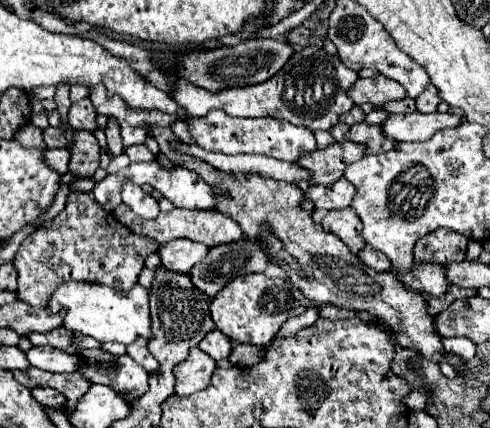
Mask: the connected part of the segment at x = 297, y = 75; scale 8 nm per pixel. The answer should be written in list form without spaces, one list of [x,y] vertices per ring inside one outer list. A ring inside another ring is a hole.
[[[308,46],[308,48],[302,48],[300,52],[294,52],[290,60],[282,66],[282,70],[262,84],[210,92],[206,88],[196,88],[196,84],[180,76],[176,78],[174,90],[170,92],[170,96],[172,98],[176,96],[180,108],[184,110],[188,118],[206,116],[210,110],[218,108],[226,112],[228,116],[238,116],[238,118],[260,118],[260,116],[282,118],[290,124],[306,126],[312,132],[316,132],[316,130],[330,130],[338,122],[340,114],[350,112],[354,104],[352,100],[348,100],[346,92],[356,80],[358,80],[358,74],[346,68],[338,56],[330,56],[322,48]]]

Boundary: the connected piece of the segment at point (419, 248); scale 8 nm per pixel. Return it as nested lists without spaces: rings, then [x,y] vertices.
[[[438,228],[416,242],[414,260],[428,260],[442,266],[446,266],[448,262],[462,262],[466,258],[466,246],[466,236],[448,228]]]

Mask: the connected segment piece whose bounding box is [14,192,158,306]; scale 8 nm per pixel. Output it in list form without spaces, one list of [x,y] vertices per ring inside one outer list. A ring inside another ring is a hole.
[[[72,192],[66,208],[48,222],[48,236],[32,234],[20,244],[14,256],[14,266],[18,270],[18,298],[32,306],[44,306],[52,288],[64,280],[90,280],[128,290],[138,282],[144,260],[156,252],[156,248],[156,240],[126,230],[112,212],[100,208],[94,194]]]

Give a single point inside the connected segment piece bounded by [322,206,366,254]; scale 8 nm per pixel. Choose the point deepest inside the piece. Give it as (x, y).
(344, 223)

